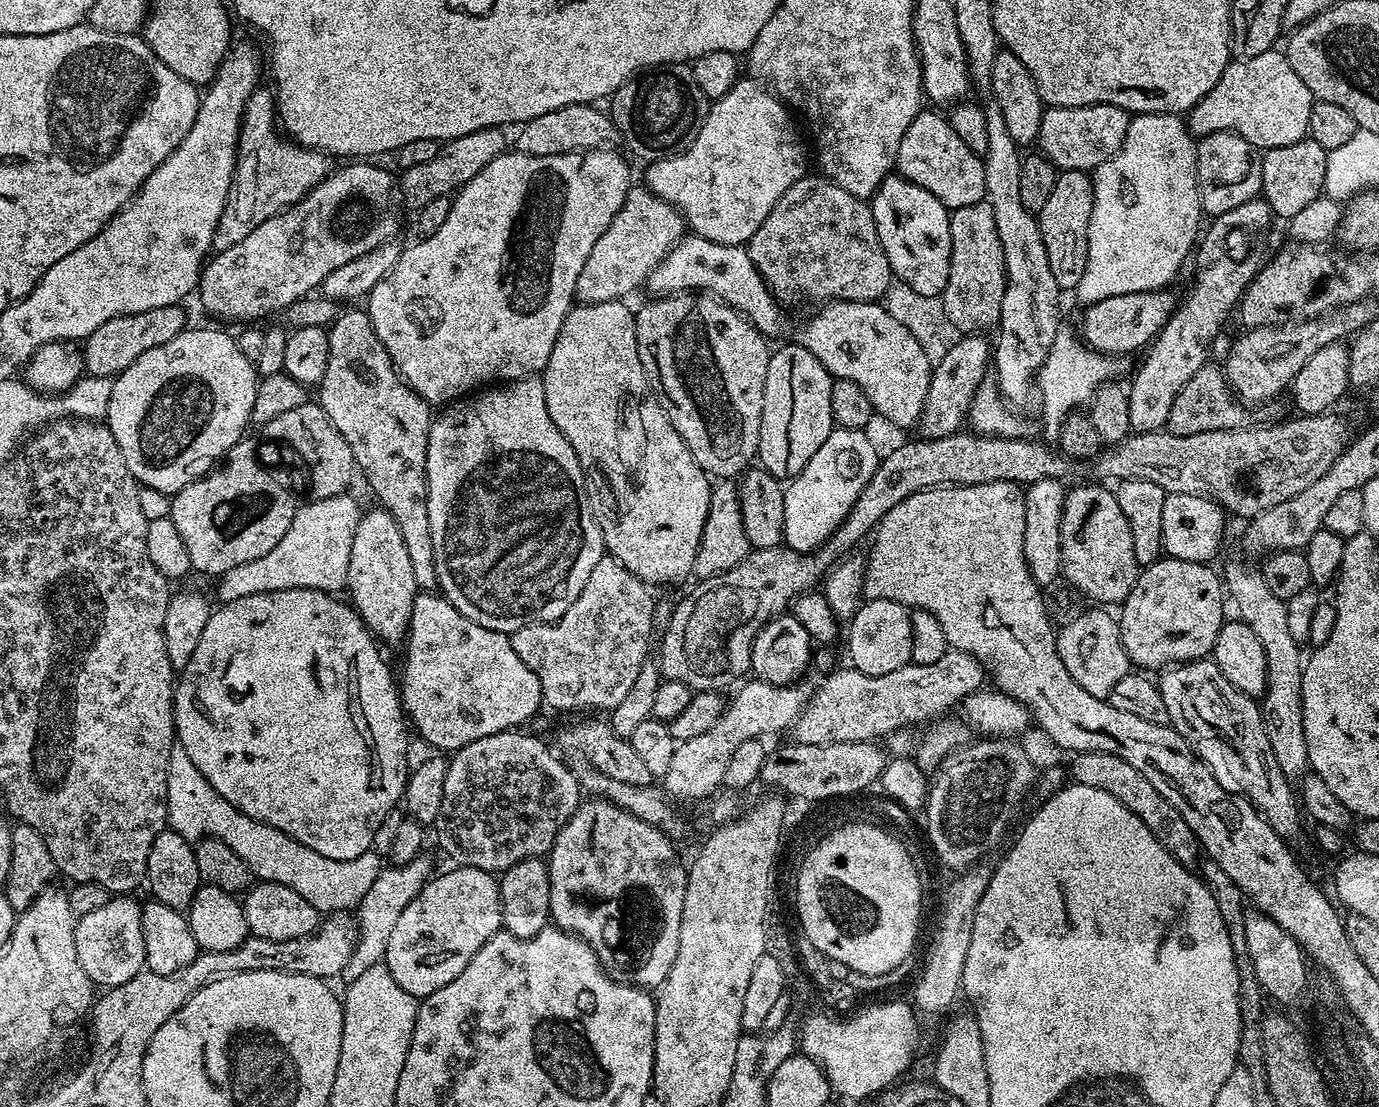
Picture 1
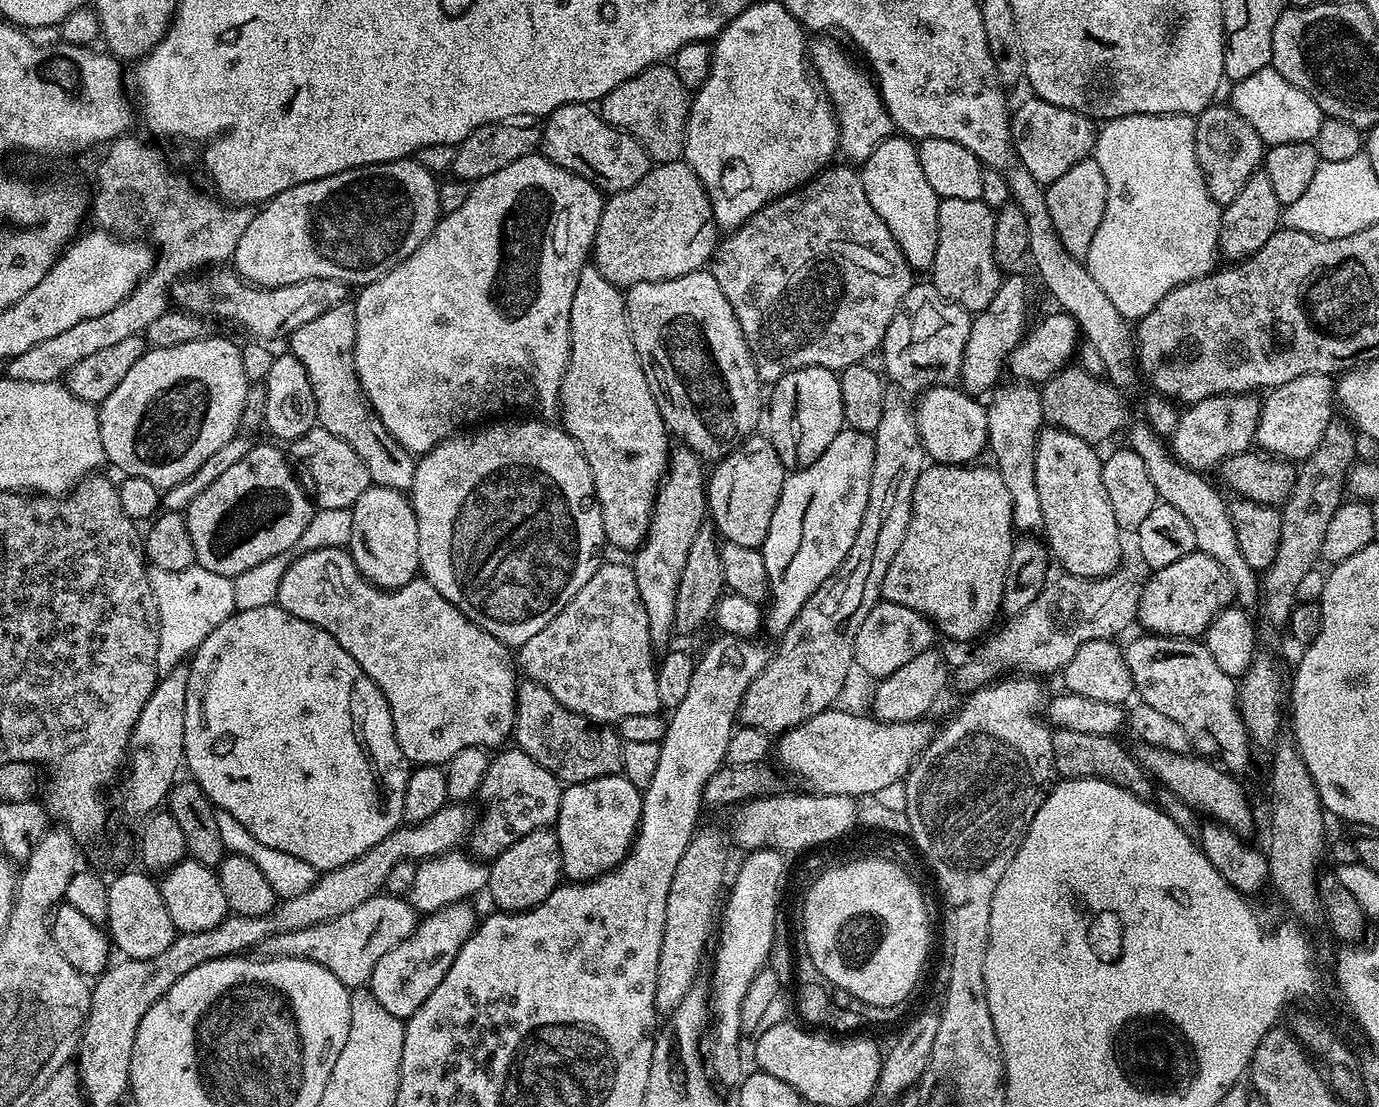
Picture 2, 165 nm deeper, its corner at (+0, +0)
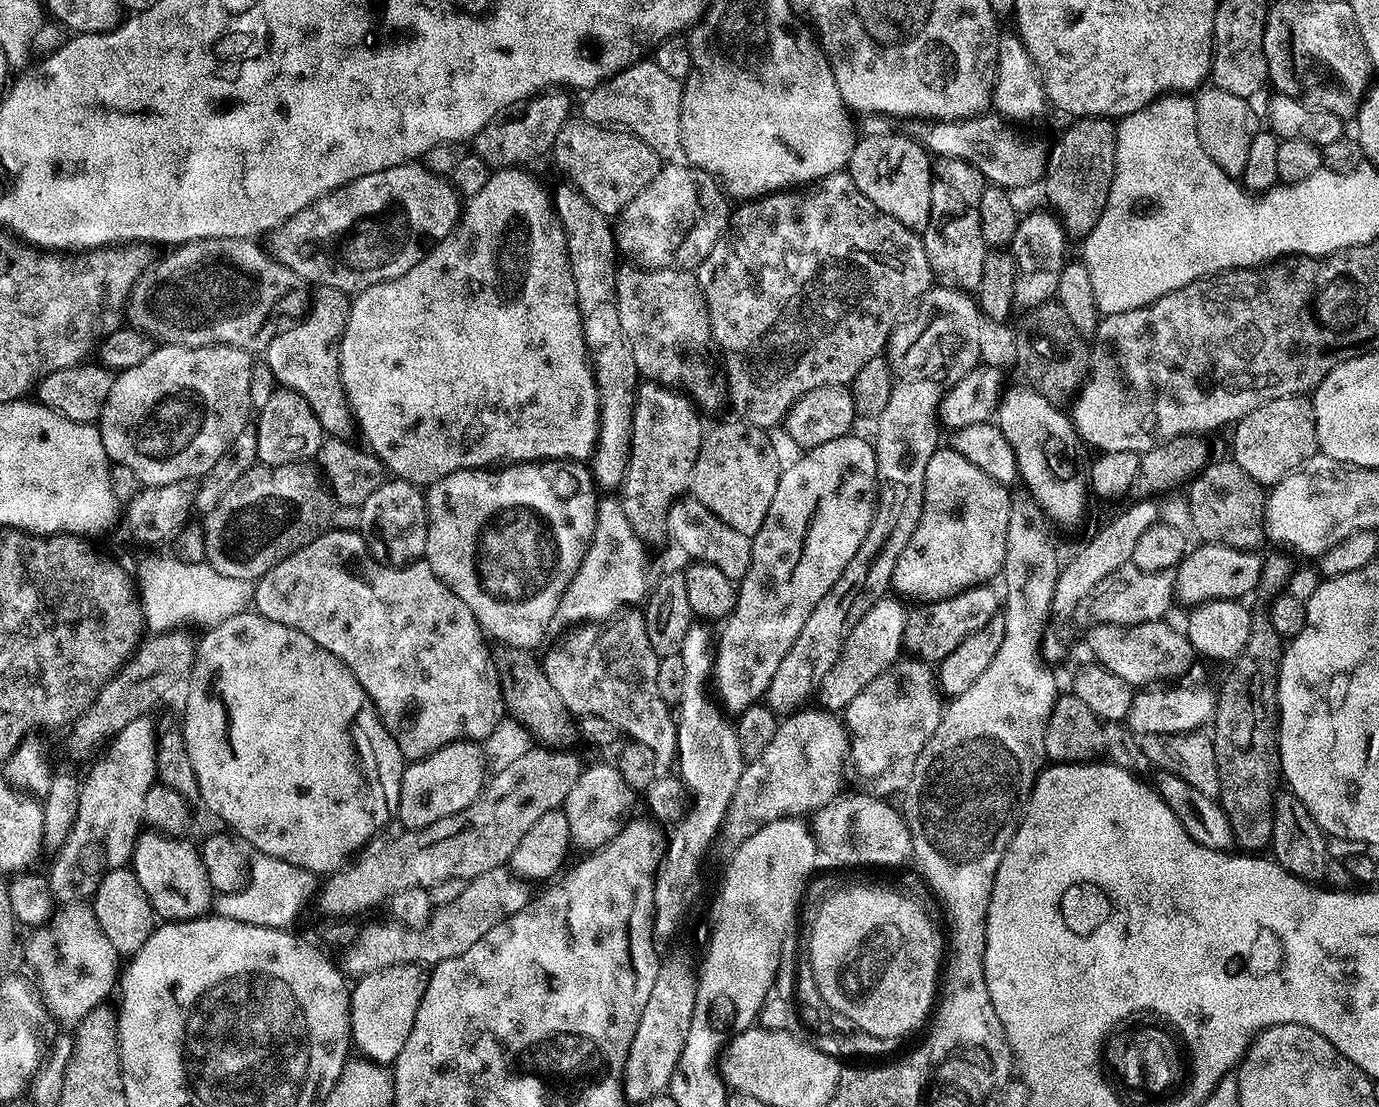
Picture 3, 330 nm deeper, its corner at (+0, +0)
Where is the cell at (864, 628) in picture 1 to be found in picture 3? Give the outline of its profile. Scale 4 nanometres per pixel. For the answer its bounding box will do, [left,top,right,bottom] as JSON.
[903,586,1002,665]

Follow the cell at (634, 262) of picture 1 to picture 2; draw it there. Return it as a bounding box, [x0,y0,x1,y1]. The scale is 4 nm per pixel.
[594,159,717,290]

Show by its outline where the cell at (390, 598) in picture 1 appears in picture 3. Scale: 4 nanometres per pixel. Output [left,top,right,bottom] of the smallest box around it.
[358,478,428,566]

